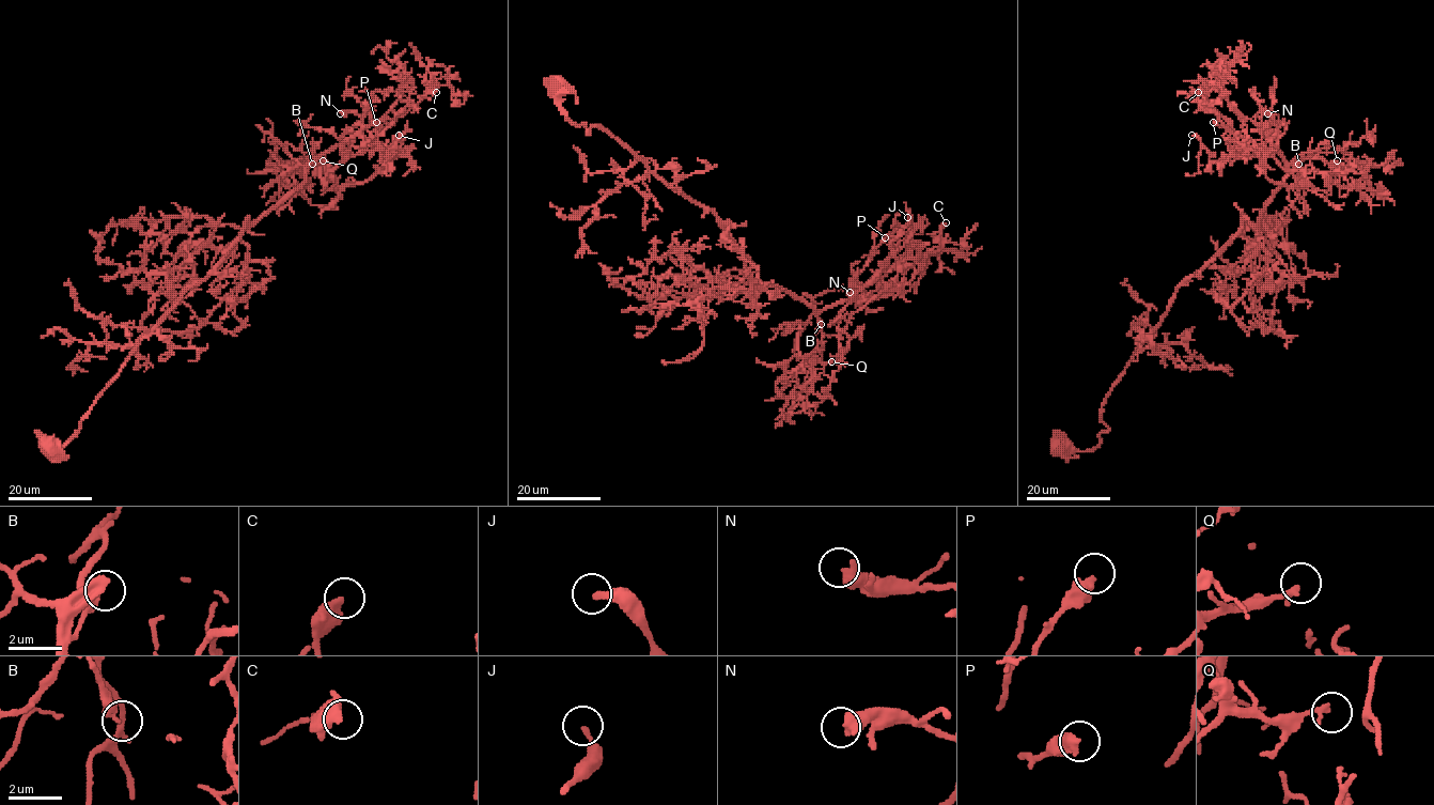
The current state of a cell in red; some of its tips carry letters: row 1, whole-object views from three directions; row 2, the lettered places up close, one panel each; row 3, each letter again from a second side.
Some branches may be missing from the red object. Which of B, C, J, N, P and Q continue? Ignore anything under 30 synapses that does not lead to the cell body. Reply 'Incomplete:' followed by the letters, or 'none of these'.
Incomplete: none of these

